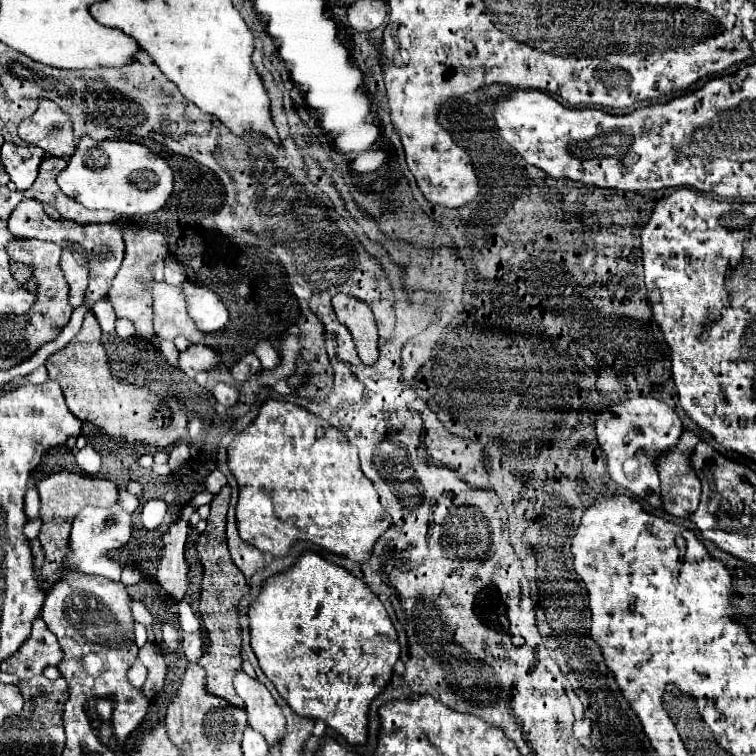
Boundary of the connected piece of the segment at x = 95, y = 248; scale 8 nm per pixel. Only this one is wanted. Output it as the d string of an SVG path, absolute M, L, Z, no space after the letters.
M23 200L8 220L8 228L16 238L35 238L45 242L55 242L61 248L71 244L79 244L87 252L87 270L89 270L89 286L85 292L85 306L93 306L99 300L105 300L111 288L111 282L123 262L123 234L115 224L79 224L67 218L53 218L47 210L35 200Z

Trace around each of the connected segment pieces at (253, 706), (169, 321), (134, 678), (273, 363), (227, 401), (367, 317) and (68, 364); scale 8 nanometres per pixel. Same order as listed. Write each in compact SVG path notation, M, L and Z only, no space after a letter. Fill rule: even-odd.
M245 672L235 676L235 690L247 704L249 726L257 730L269 746L279 744L287 730L285 730L285 716L269 690L255 678L249 678Z
M153 282L151 292L155 300L155 334L165 340L185 336L189 344L201 342L203 332L189 316L183 292L165 282Z
M135 660L135 664L129 668L129 682L135 688L141 688L145 682L145 676L147 676L147 668L139 660Z
M261 340L261 342L257 344L257 348L255 348L255 354L259 356L263 368L267 368L267 370L275 370L275 368L277 368L279 356L277 356L277 352L273 350L273 346L271 346L269 340Z
M218 382L214 386L212 394L216 401L223 406L235 406L239 398L238 390L224 382Z
M337 294L333 296L331 302L337 318L351 330L363 364L375 364L379 358L379 348L377 348L379 334L373 312L367 306L367 302L351 294Z
M93 312L85 314L79 334L63 350L51 354L45 366L49 378L59 382L67 408L79 420L105 428L109 434L123 434L125 440L139 440L155 448L167 448L189 442L187 412L183 412L181 408L173 408L173 398L163 398L143 386L115 382L115 378L111 376L111 366L107 362L105 348L101 344L101 328ZM177 410L181 410L181 418L179 414L175 414Z

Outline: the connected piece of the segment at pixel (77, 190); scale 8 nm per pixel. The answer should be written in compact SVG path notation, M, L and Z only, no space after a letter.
M87 134L77 140L67 168L61 170L57 178L63 194L75 198L85 208L115 210L131 218L161 210L173 192L173 170L163 156L153 154L143 144L125 140L97 142Z

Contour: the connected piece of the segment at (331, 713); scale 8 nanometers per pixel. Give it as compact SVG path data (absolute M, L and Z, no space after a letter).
M303 552L293 568L263 584L257 602L249 608L249 620L251 648L259 666L291 710L303 718L323 720L353 746L365 746L369 704L391 682L393 666L399 660L399 642L393 622L367 584L345 568L323 560L319 554Z

